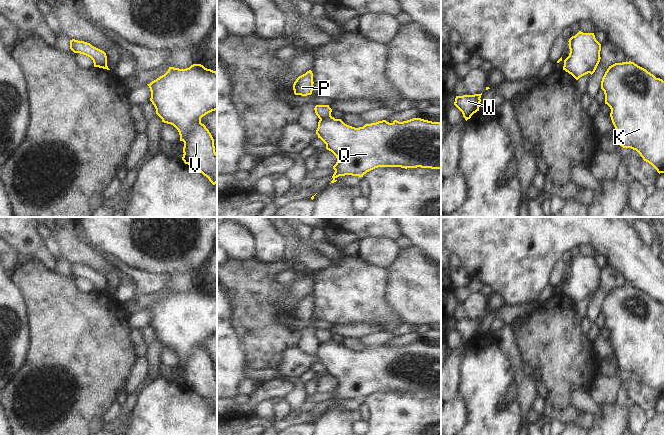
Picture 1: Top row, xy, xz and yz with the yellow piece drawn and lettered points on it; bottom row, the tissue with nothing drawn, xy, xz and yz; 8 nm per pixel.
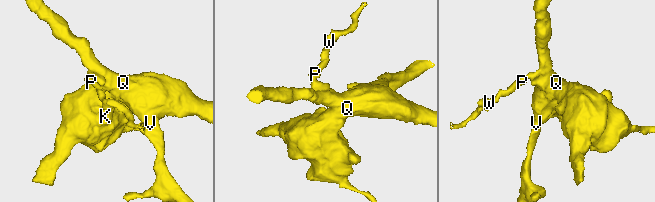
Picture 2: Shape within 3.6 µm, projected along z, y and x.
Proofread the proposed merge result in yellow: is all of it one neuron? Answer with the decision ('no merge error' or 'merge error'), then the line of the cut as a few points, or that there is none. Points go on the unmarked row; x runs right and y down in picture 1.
merge error | xz (330, 339), (320, 343)

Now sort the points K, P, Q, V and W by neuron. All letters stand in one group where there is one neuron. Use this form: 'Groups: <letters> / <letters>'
Groups: K Q V / P W.

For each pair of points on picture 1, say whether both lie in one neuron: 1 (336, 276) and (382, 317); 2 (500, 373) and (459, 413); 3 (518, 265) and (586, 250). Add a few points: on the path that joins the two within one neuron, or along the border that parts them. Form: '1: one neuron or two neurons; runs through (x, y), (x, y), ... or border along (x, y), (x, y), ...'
1: one neuron; runs through (347, 287), (371, 307)
2: two neurons; border along (458, 395), (467, 410), (467, 421), (465, 424)
3: two neurons; border along (580, 247), (589, 245), (595, 252)

